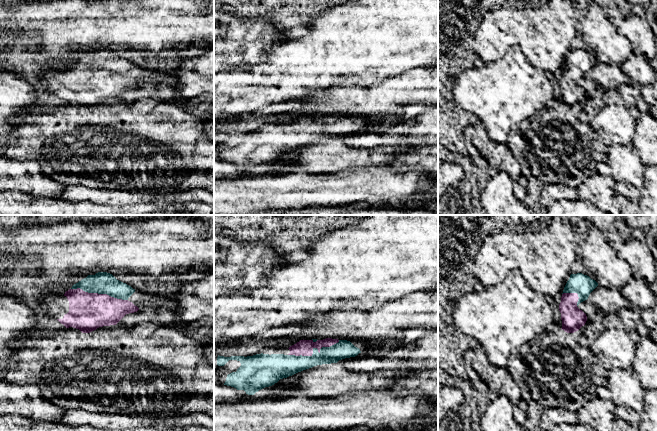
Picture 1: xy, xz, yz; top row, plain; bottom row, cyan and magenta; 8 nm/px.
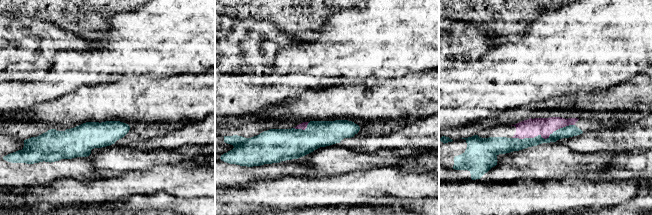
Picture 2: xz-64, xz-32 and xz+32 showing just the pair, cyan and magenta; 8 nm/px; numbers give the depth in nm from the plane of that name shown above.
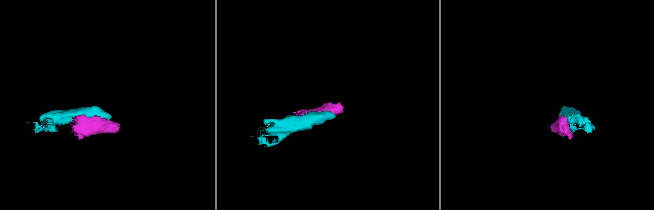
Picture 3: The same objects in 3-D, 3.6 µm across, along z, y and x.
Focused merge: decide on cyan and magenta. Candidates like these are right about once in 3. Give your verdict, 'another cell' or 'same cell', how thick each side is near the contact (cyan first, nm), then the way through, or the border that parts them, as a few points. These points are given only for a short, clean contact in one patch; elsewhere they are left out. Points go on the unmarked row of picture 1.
same cell; calibres 180 and 130 nm

